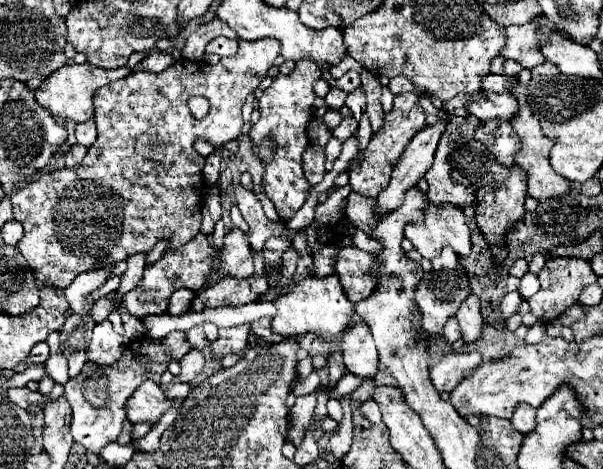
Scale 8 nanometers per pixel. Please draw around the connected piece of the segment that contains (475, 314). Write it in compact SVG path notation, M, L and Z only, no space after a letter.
M470 293L458 313L456 313L456 319L460 323L460 329L462 329L462 335L464 335L464 341L470 343L470 341L476 341L482 333L482 315L480 315L480 301L474 293Z

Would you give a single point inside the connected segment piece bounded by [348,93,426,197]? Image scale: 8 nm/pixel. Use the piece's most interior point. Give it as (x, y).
(370, 171)

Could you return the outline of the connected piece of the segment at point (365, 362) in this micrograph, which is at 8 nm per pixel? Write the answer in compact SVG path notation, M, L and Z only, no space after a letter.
M356 321L342 337L342 355L344 365L350 373L364 381L374 381L380 367L378 367L378 351L374 347L372 333L366 323Z

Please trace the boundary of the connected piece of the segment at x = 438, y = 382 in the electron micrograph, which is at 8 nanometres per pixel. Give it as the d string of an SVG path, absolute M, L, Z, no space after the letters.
M472 351L472 353L446 353L434 367L430 367L430 379L434 387L442 391L452 391L462 379L466 371L472 371L480 367L482 355Z

